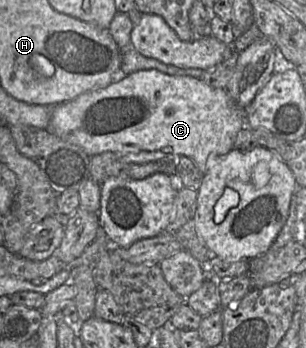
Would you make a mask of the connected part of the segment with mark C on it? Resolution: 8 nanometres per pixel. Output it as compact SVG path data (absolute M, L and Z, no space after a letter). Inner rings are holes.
M156 69L133 72L106 87L89 90L76 98L56 104L48 130L61 140L80 147L89 156L113 152L126 163L143 164L166 157L189 157L201 173L211 154L224 155L233 149L237 133L246 126L245 109L231 100L222 88L213 88L201 78L169 75Z

